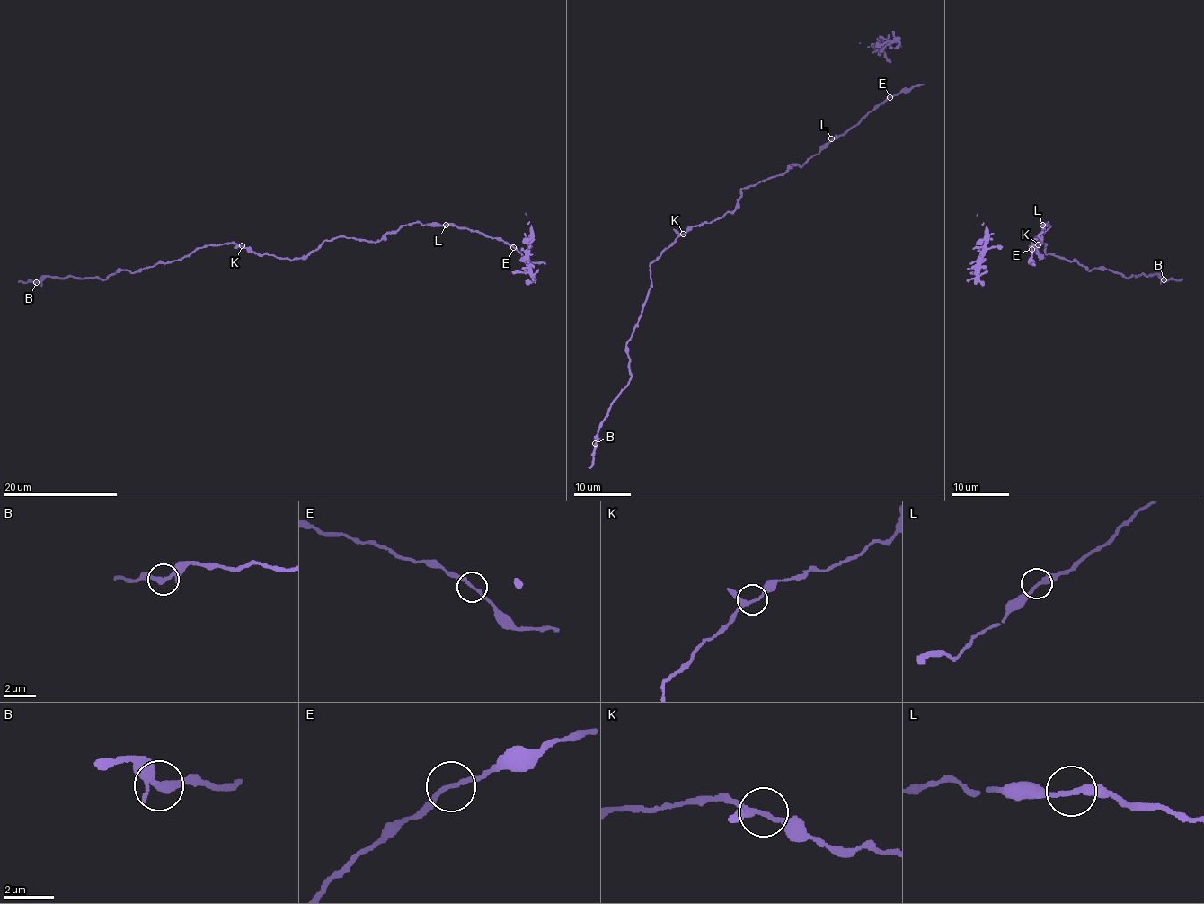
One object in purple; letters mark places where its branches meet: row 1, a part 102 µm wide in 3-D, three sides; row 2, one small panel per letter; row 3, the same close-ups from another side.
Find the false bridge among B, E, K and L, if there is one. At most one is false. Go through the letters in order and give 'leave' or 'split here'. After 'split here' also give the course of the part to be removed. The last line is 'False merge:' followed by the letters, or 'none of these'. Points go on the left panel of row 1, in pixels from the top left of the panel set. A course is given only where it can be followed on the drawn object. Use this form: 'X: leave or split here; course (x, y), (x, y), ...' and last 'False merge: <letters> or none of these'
B: leave
E: leave
K: leave
L: leave
False merge: none of these

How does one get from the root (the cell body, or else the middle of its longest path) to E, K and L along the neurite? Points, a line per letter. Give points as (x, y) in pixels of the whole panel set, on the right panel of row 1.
E: (1041, 258), (1031, 240), (1039, 235), (1042, 242), (1040, 234), (1049, 229), (1049, 222), (1031, 249)
K: (1041, 258), (1040, 253), (1035, 251), (1037, 244)
L: (1041, 258), (1031, 240), (1039, 235), (1042, 242), (1040, 234), (1050, 226), (1049, 222), (1042, 226)

